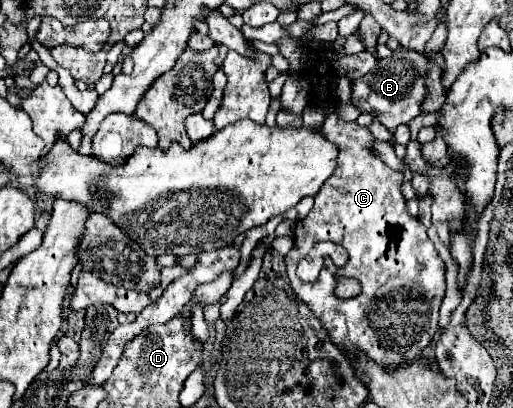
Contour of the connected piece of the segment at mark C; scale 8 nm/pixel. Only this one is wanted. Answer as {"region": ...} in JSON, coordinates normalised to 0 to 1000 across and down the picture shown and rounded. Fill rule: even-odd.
{"region":[[[616,142],[596,191],[635,284],[620,319],[659,358],[663,377],[647,436],[612,480],[612,510],[596,534],[581,539],[585,559],[573,564],[573,603],[558,623],[565,701],[620,770],[651,843],[671,863],[706,853],[741,892],[795,892],[819,873],[823,853],[815,848],[834,848],[854,814],[854,760],[869,716],[865,642],[830,578],[830,559],[791,515],[791,485],[780,471],[784,422],[756,412],[733,382],[725,368],[729,333],[713,309],[663,294],[643,221],[651,167],[635,147]],[[624,588],[671,603],[678,642],[655,672],[639,672],[639,681],[628,672],[616,691],[589,691],[577,676],[577,652],[604,618],[608,598]],[[659,676],[698,686],[706,716],[678,735],[659,730],[651,716]]]}

